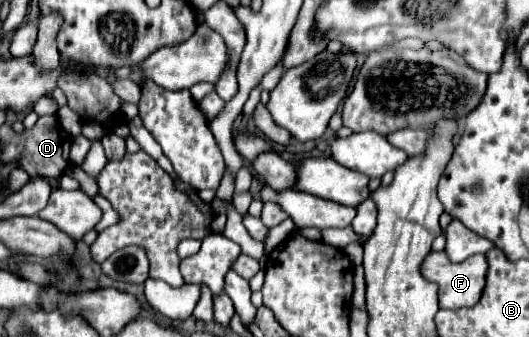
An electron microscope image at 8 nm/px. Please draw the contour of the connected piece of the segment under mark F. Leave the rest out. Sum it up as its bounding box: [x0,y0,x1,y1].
[422,251,488,309]

